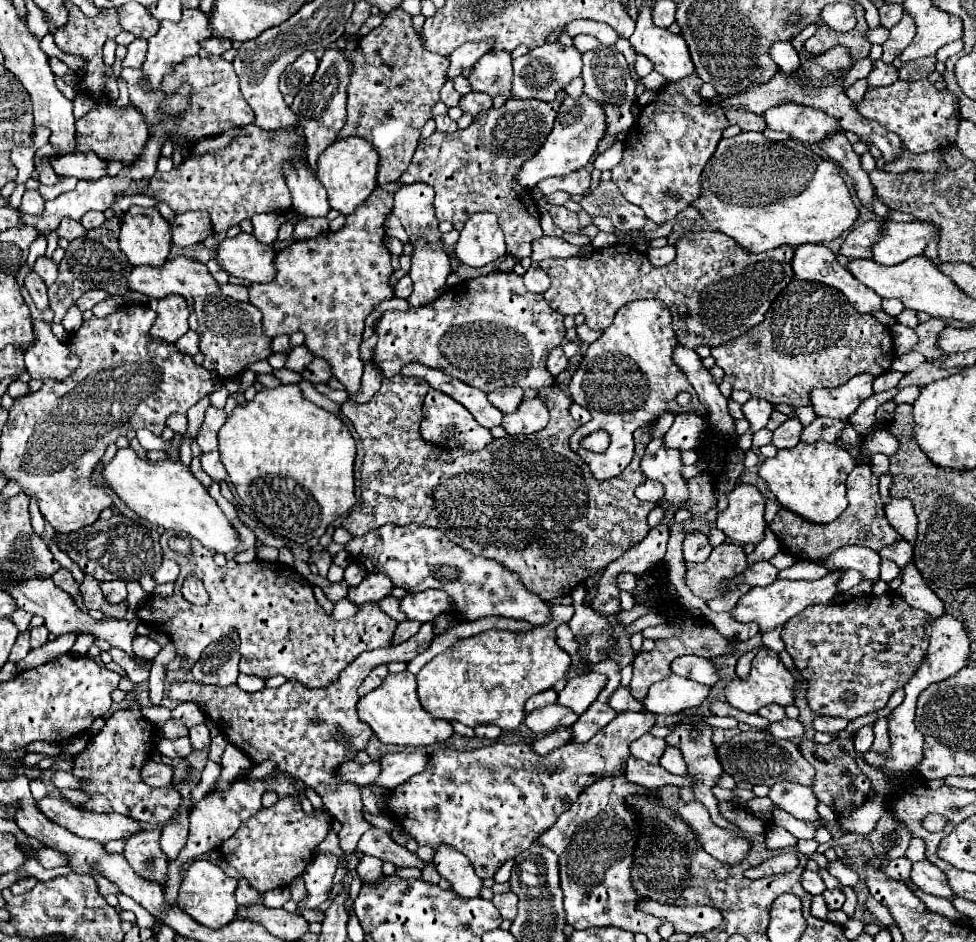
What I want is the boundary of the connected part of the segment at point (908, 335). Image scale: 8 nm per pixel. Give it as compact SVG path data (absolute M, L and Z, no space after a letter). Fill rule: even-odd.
M899 323L891 325L891 335L893 335L893 343L895 343L897 355L909 353L911 347L917 343L915 331L911 327L905 327L905 325L899 325Z

